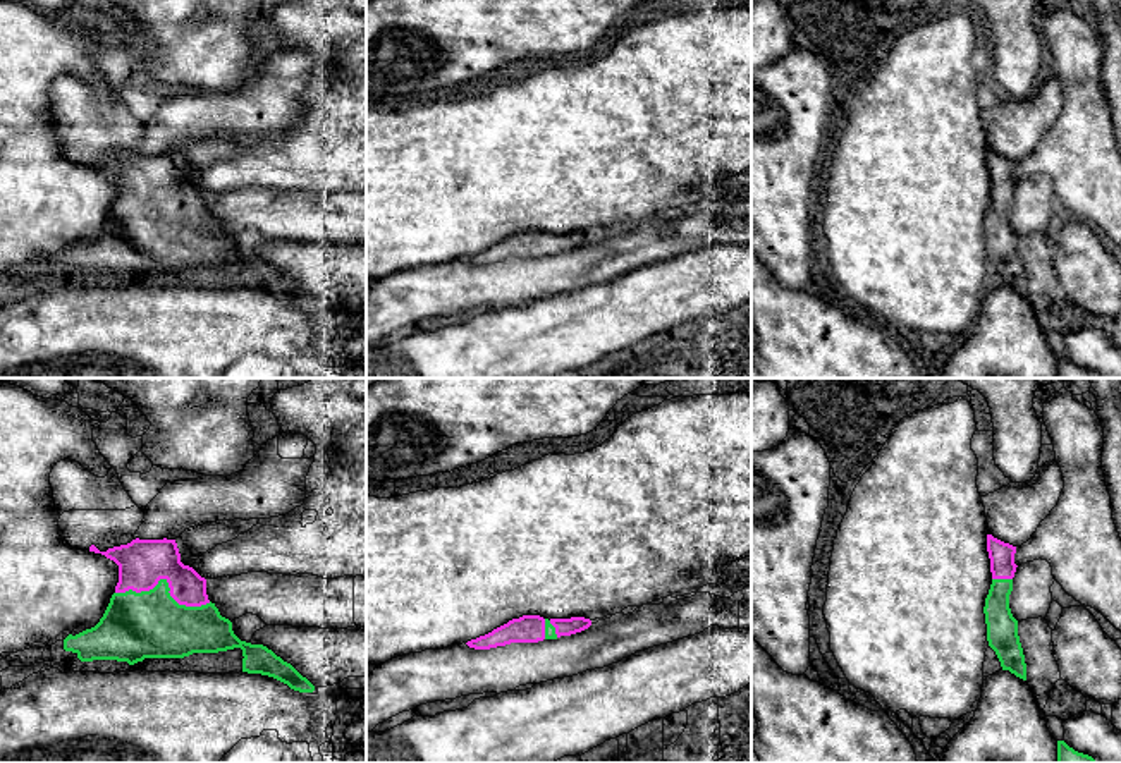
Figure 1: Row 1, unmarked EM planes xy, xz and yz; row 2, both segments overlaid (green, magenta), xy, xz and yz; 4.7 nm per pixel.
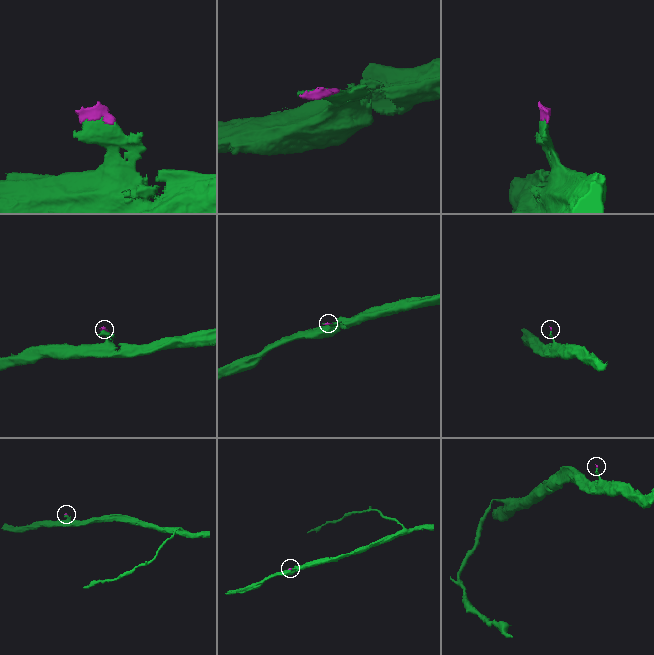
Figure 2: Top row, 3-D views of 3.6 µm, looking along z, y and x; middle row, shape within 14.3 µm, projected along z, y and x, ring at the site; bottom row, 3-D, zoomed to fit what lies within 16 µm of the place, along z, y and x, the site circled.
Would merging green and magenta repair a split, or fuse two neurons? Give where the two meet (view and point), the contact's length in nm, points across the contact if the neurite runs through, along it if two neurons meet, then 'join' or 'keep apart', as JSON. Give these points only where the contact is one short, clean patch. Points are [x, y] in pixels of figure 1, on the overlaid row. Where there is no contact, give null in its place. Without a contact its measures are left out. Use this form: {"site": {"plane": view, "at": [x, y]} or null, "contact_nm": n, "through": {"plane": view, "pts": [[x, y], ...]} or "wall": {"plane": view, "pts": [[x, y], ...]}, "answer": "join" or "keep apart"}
{"site": {"plane": "xy", "at": [167, 583]}, "contact_nm": 460, "answer": "join"}

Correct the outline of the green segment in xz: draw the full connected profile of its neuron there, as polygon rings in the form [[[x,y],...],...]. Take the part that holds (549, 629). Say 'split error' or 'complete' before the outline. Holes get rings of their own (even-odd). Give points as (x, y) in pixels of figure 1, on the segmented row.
split error | [[[523,615],[507,624],[493,629],[492,632],[468,641],[466,644],[475,650],[490,650],[511,643],[538,643],[543,639],[557,639],[581,632],[591,626],[590,619],[543,619],[540,615]]]

